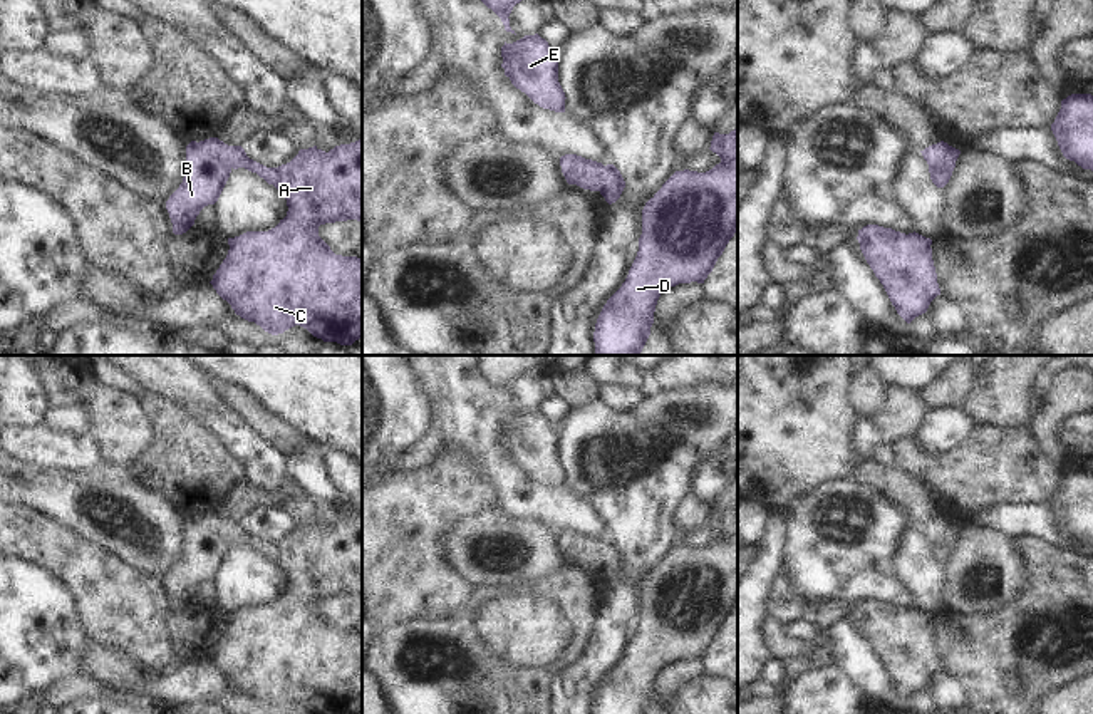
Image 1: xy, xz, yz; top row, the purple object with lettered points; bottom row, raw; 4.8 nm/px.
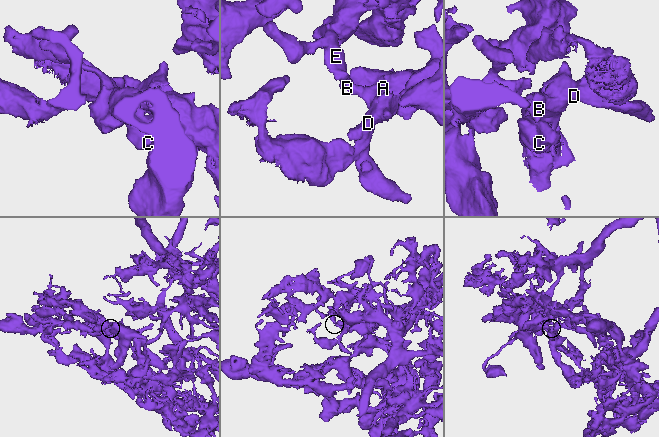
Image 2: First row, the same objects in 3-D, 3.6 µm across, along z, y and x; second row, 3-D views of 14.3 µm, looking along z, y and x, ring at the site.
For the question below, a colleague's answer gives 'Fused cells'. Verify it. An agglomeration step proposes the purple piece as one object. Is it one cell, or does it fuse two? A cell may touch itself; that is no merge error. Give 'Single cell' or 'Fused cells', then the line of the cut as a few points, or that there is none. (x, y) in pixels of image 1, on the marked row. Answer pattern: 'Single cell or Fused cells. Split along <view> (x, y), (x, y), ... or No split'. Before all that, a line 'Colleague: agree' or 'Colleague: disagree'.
Colleague: disagree
Single cell. No split.

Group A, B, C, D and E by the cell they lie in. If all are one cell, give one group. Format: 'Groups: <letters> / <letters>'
Groups: A B C D E.

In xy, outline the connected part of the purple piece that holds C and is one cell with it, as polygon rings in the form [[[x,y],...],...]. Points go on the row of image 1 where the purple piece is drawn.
[[[218,137],[191,141],[186,146],[186,173],[179,188],[166,201],[166,210],[173,223],[173,233],[183,235],[193,225],[199,211],[215,204],[233,169],[245,168],[256,173],[268,184],[273,184],[287,199],[287,216],[268,231],[246,231],[228,238],[228,255],[210,282],[216,293],[226,300],[236,315],[255,322],[272,335],[300,325],[324,342],[352,345],[362,337],[362,260],[357,256],[335,255],[319,236],[319,226],[325,223],[357,220],[362,221],[362,141],[340,144],[329,153],[317,146],[300,149],[287,164],[267,168],[250,159],[241,146],[228,146]]]

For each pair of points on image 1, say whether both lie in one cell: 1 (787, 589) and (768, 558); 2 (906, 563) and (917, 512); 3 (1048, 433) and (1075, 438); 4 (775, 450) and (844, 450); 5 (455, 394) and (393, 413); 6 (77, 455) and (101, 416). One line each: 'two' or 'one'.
1: two
2: two
3: two
4: one
5: two
6: two

